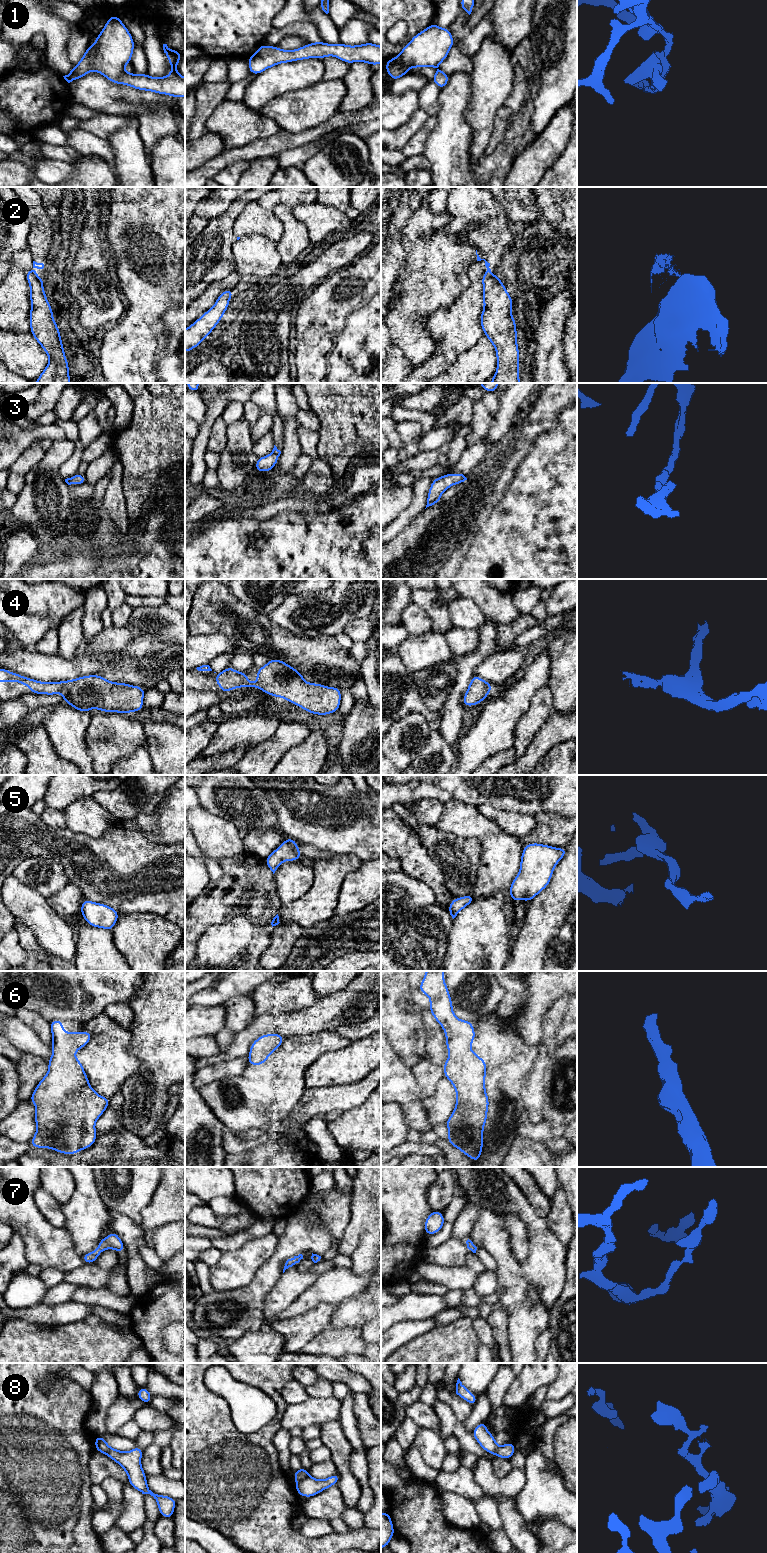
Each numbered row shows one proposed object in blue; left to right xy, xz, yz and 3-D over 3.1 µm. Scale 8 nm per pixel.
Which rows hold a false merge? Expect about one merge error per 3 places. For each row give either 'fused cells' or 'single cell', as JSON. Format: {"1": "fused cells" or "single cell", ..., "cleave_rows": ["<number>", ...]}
{"1": "single cell", "2": "fused cells", "3": "single cell", "4": "single cell", "5": "single cell", "6": "single cell", "7": "single cell", "8": "fused cells", "cleave_rows": ["2", "8"]}

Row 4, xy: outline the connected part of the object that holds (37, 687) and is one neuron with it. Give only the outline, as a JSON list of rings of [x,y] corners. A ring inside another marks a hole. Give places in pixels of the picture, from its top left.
[[[0,668],[0,682],[20,682],[23,686],[28,686],[32,694],[55,695],[60,693],[65,702],[82,712],[89,712],[92,708],[124,715],[129,712],[138,712],[143,709],[145,695],[145,690],[140,686],[110,682],[100,675],[87,675],[73,680],[46,683]]]

